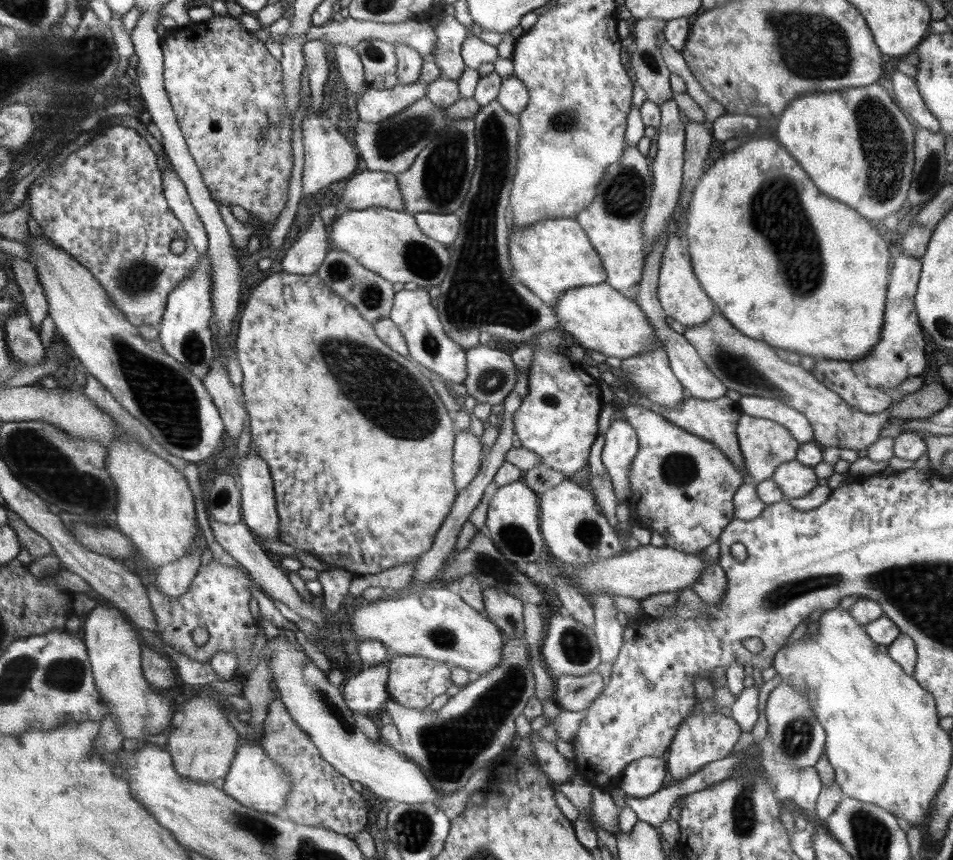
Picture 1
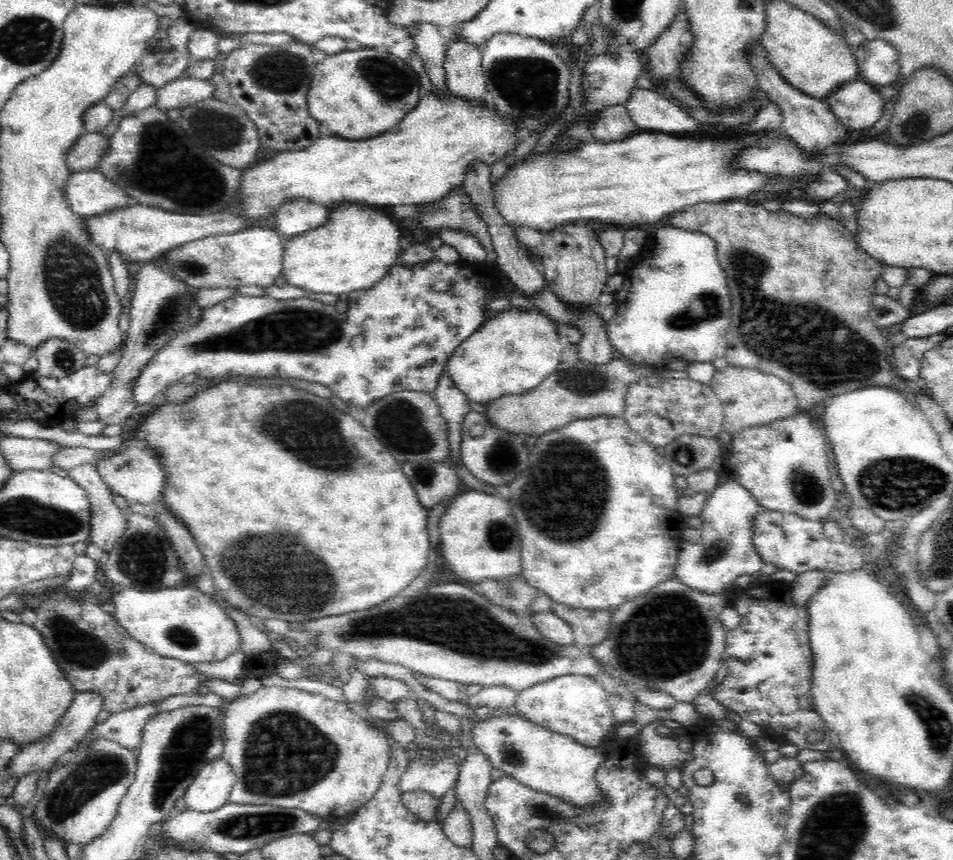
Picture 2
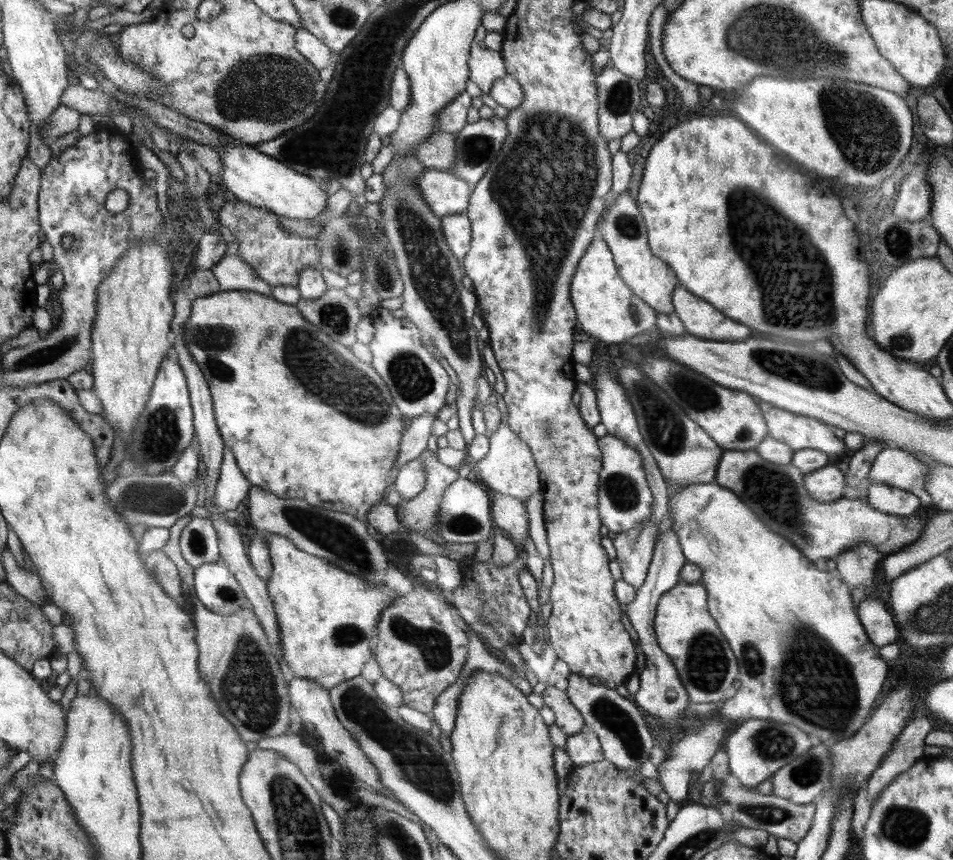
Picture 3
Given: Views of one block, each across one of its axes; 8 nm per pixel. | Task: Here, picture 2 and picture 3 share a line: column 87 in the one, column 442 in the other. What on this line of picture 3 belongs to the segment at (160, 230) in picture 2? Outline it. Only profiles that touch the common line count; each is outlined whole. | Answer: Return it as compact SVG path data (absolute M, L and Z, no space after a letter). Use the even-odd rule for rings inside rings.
M466 213L448 214L441 217L442 233L454 256L462 261L471 244L471 224Z

